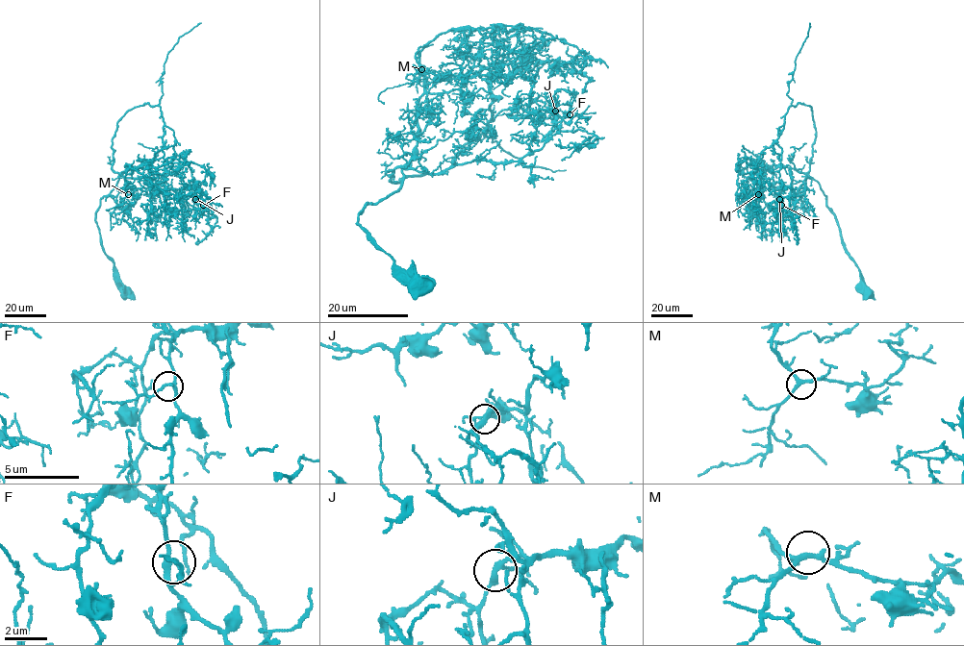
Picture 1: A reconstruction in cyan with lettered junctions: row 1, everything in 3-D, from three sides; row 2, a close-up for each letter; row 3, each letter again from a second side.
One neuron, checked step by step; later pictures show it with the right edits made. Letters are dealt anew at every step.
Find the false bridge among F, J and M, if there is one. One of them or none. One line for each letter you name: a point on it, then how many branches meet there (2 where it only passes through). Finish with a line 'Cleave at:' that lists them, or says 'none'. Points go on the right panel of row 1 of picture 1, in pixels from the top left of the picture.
Cleave at: none

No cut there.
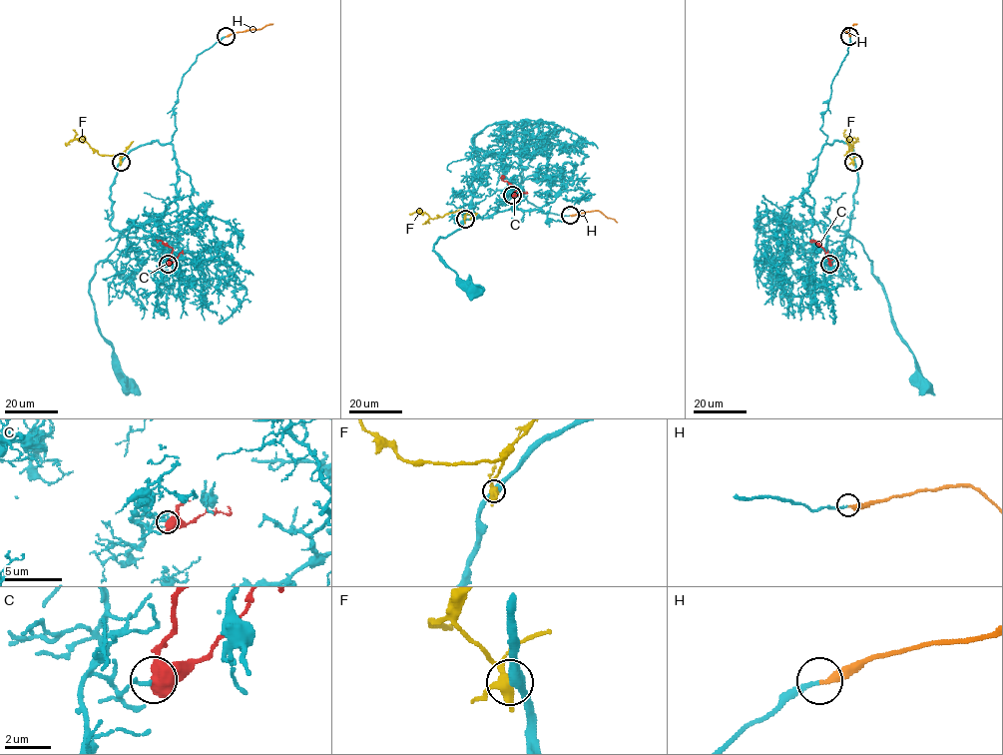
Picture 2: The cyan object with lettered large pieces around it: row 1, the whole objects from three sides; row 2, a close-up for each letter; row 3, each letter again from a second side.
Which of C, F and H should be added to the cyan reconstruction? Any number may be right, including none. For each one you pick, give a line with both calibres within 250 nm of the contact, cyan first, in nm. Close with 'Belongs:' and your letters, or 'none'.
H: 160/280 nm
Belongs: H

